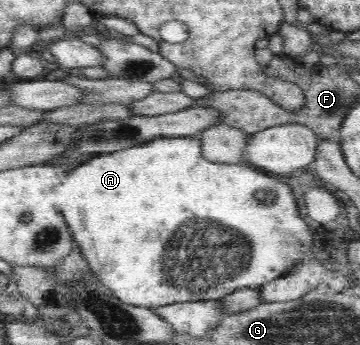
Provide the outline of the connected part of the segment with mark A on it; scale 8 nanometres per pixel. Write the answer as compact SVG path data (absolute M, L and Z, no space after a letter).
M196 136L156 137L140 145L128 147L126 150L91 156L69 171L55 190L57 206L67 219L75 245L82 251L84 261L88 261L88 267L94 272L94 277L100 279L100 283L108 287L114 297L129 305L152 309L168 303L216 301L238 289L261 287L267 282L275 281L276 278L290 273L300 260L309 258L311 254L308 252L314 246L312 232L308 230L308 224L298 214L298 204L290 186L282 184L282 181L278 182L272 173L256 172L248 168L248 164L220 164L209 161L204 158L203 143Z

